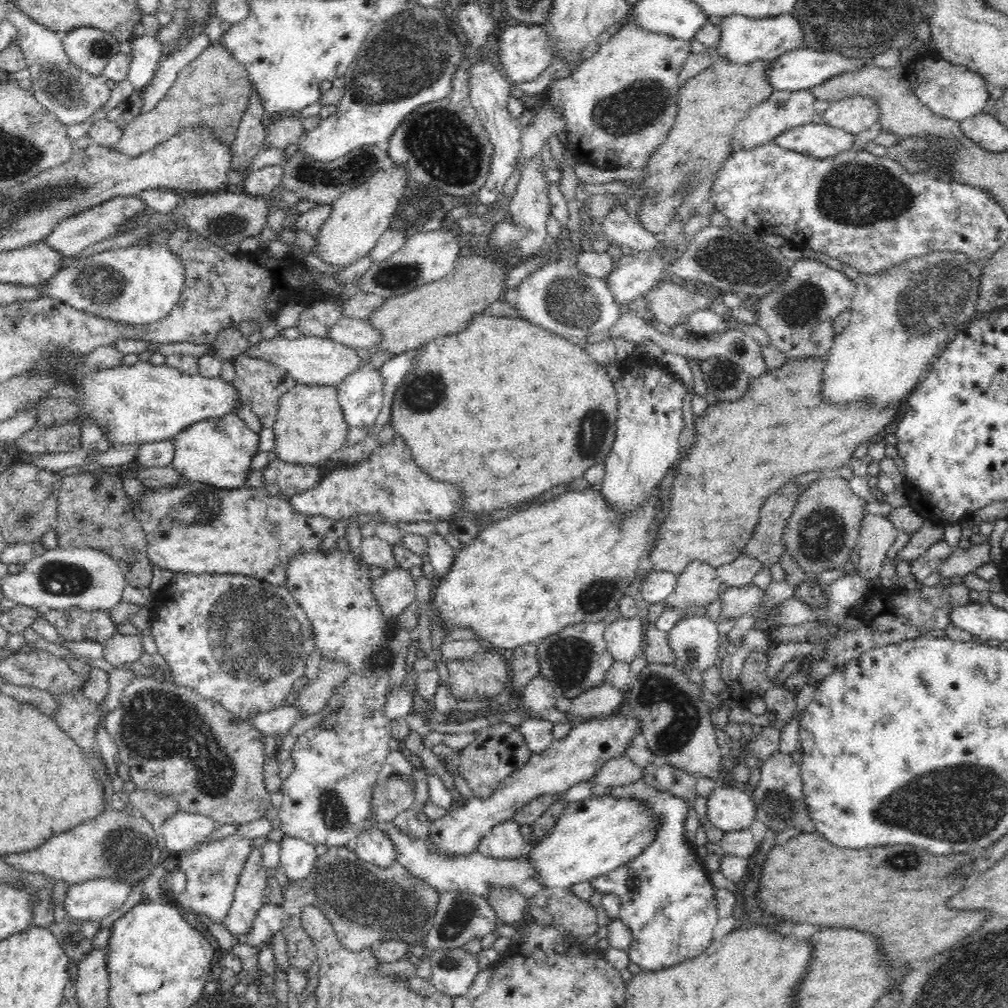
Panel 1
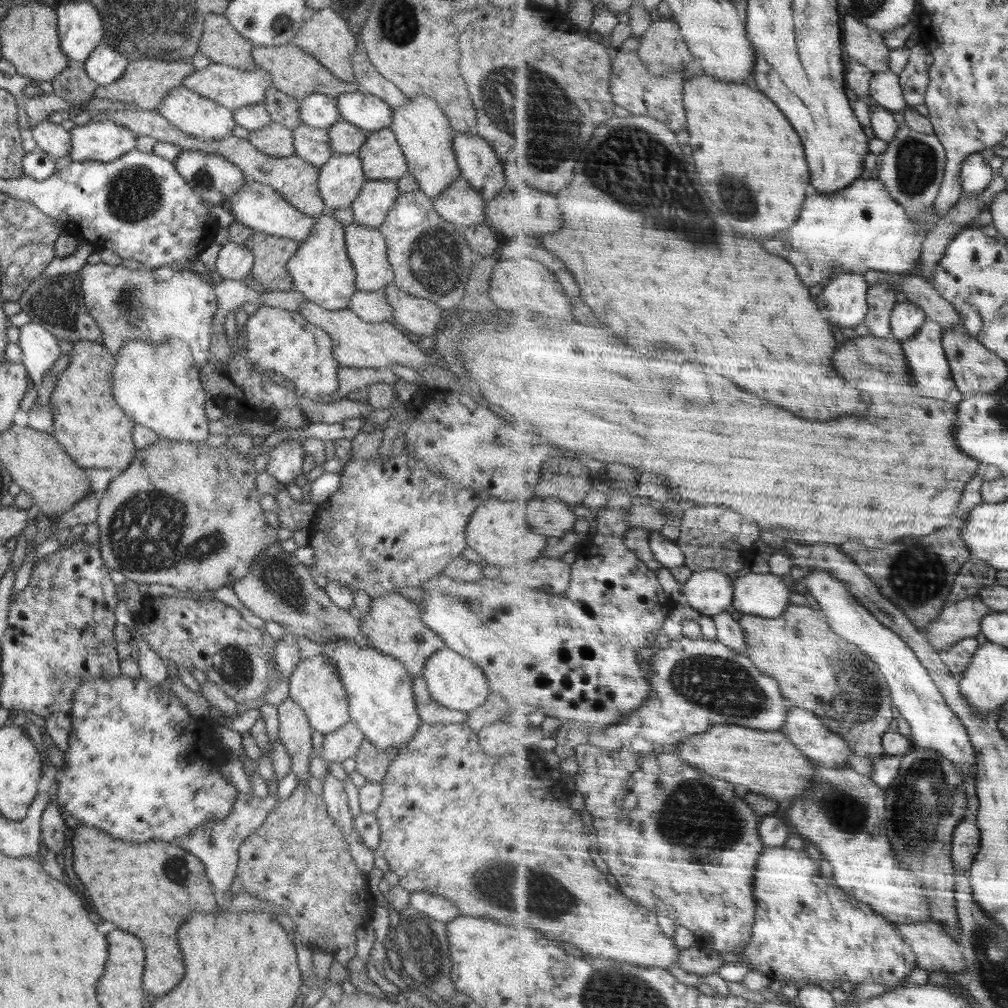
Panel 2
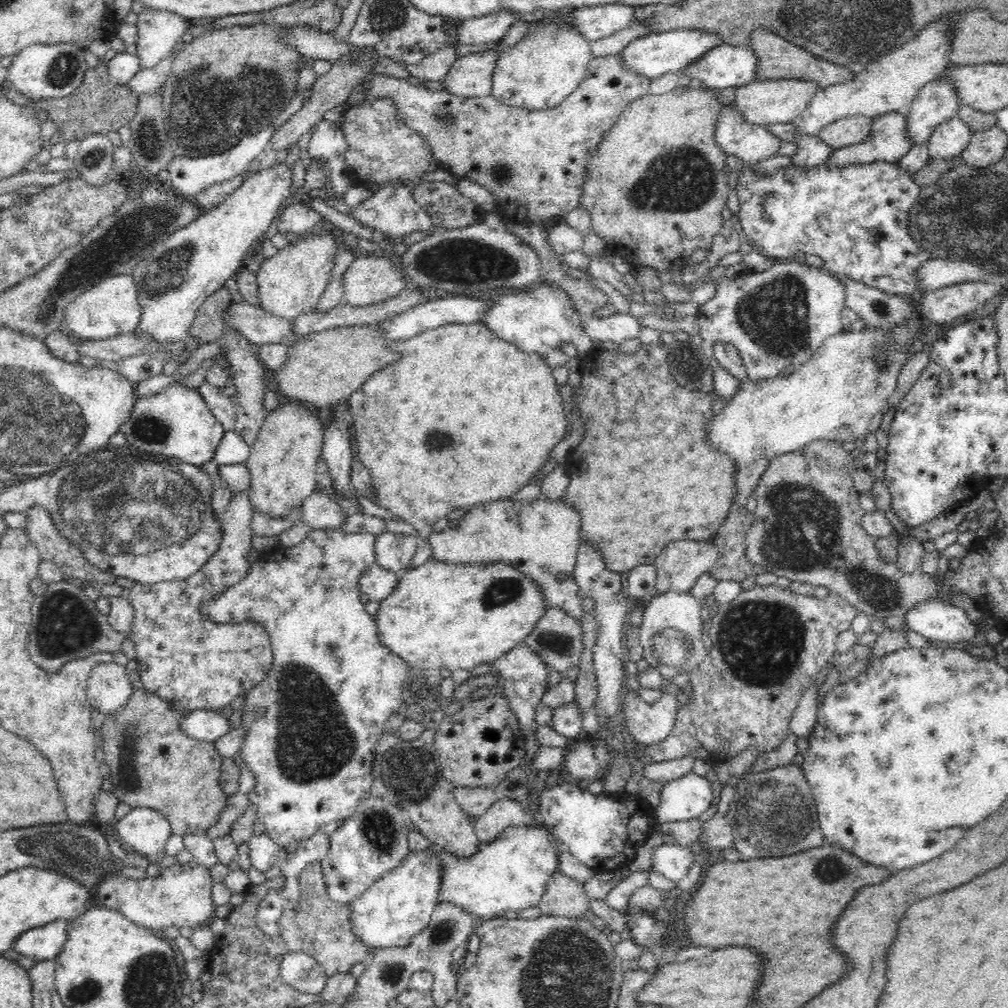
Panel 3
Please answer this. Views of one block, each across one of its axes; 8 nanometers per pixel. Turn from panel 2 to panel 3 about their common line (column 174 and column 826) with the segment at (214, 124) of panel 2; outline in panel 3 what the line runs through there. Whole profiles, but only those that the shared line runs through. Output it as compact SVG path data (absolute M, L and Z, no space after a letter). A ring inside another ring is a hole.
M942 18L930 22L918 36L865 64L864 70L855 74L850 80L835 86L819 88L806 108L791 122L796 132L804 136L819 136L828 124L840 118L869 116L873 119L888 112L904 111L904 108L914 100L918 90L934 81L935 76L950 63L951 22L949 21L948 18Z

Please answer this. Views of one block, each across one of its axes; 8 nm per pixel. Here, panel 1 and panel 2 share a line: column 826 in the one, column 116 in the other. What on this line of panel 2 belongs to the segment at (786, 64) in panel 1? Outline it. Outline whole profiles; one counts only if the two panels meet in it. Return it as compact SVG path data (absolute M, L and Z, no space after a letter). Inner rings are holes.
M98 45L81 64L87 75L100 86L116 82L124 74L129 60L113 48Z

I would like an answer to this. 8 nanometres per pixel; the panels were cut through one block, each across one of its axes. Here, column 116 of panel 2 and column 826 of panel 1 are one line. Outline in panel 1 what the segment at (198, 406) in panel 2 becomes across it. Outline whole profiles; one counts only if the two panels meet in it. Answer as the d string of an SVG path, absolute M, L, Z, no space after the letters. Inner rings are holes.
M930 252L918 258L910 258L890 270L878 272L878 274L858 274L856 283L857 289L853 298L851 306L851 319L840 334L834 334L833 343L826 356L826 368L822 373L822 399L826 404L852 404L857 401L866 401L866 403L873 404L874 408L886 408L890 404L896 404L904 400L905 396L919 384L923 379L925 373L929 369L929 365L935 361L944 347L954 338L954 335L966 324L970 322L974 316L978 315L975 312L977 298L980 288L980 277L984 264L980 262L972 262L969 256L963 252Z

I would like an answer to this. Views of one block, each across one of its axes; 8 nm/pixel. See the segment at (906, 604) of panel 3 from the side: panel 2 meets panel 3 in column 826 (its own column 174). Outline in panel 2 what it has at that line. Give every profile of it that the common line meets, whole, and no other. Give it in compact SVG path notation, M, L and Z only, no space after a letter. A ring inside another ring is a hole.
M160 437L154 444L135 452L132 462L117 476L114 476L113 482L109 485L104 498L99 502L97 525L99 528L99 539L97 547L100 549L102 560L110 570L118 570L124 574L126 579L133 580L138 584L168 584L181 591L203 592L207 590L216 591L223 586L229 586L234 581L241 579L254 564L255 558L272 543L278 542L276 535L277 529L274 529L266 522L263 509L260 507L260 500L263 496L256 490L255 478L258 476L254 469L254 459L244 455L245 452L239 452L227 446L210 447L206 441L186 442L168 440Z

